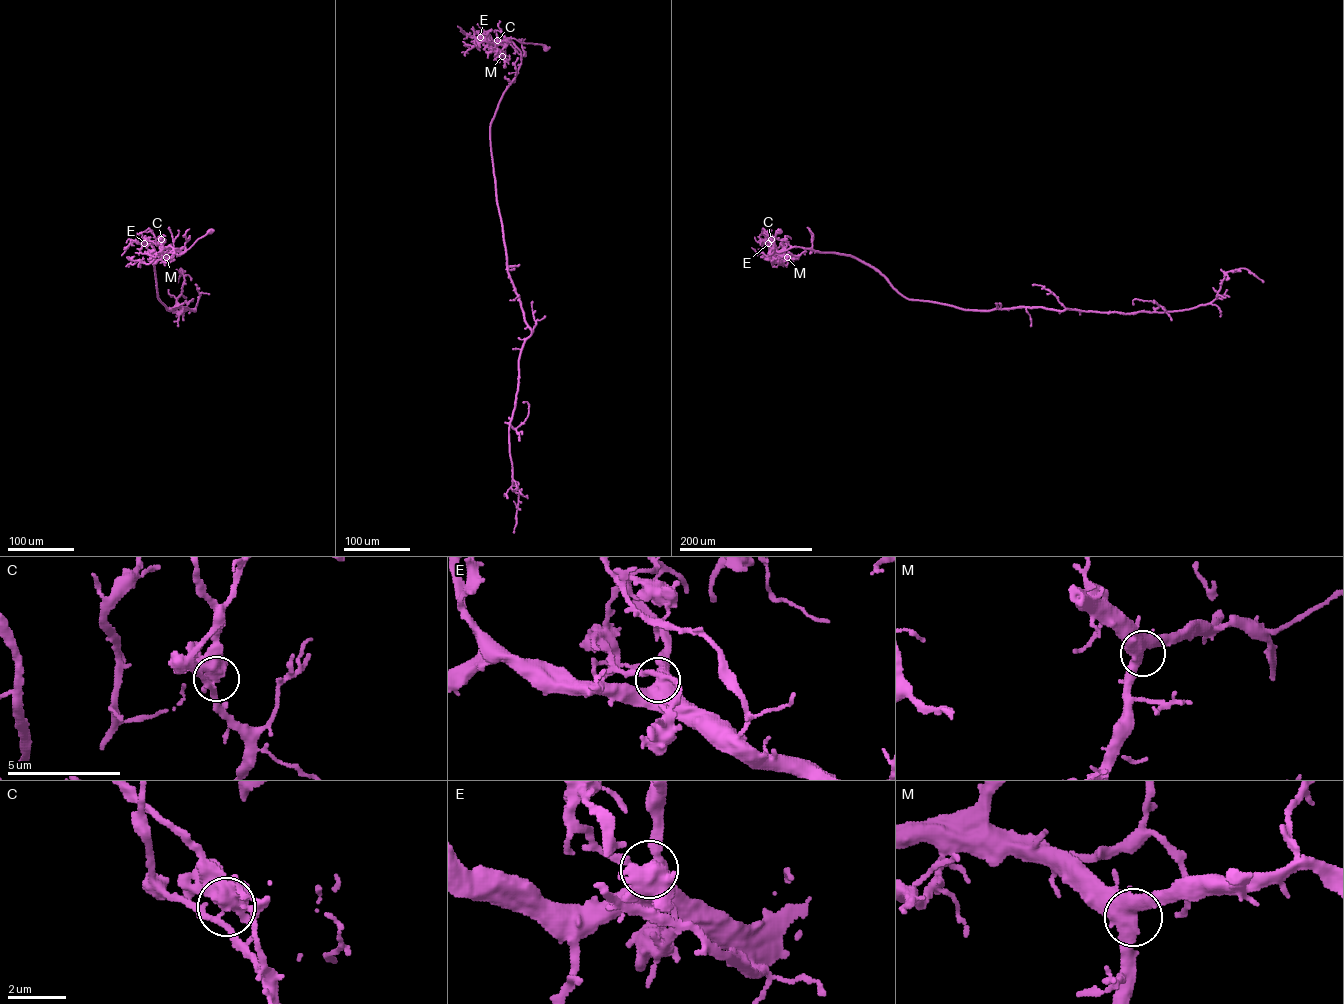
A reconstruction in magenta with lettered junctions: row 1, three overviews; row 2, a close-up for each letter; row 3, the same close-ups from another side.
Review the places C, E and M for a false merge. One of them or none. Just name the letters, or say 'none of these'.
C

